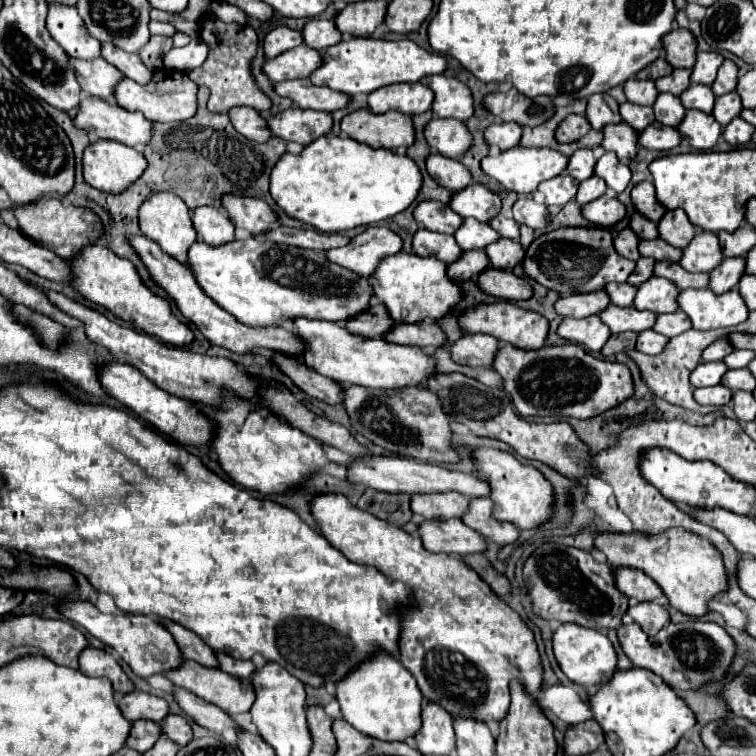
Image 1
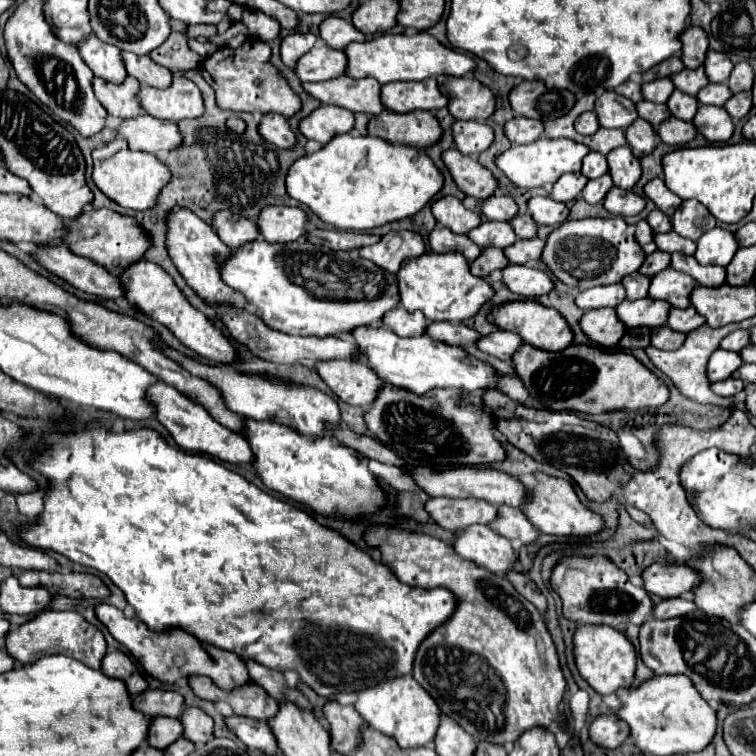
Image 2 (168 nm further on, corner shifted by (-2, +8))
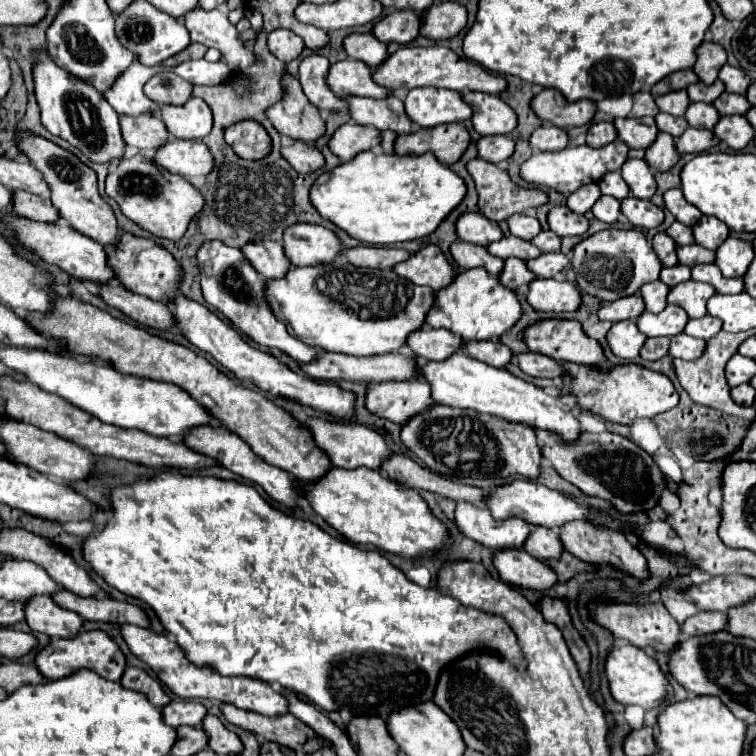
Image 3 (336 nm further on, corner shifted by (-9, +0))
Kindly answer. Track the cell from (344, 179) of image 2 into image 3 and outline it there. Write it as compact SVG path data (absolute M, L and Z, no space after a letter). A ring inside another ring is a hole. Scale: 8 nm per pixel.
M370 150L360 152L354 160L348 160L336 166L330 172L324 172L316 178L310 188L310 202L318 210L318 214L352 238L374 244L386 246L404 240L414 240L432 234L438 224L448 216L452 208L456 208L466 194L466 184L460 176L456 176L448 166L440 164L432 152L420 156L396 156L396 154L372 154Z

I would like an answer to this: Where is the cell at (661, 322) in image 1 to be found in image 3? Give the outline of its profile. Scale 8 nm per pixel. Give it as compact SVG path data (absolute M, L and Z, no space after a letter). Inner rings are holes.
M702 316L702 318L692 318L688 320L684 332L692 338L702 338L702 340L708 340L712 338L714 334L718 334L722 328L722 322L718 318L712 318L712 316Z

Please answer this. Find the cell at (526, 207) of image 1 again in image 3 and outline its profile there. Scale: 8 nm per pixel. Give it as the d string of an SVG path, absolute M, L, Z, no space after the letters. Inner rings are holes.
M556 206L548 212L548 226L560 238L580 236L588 230L588 220L582 214L572 212L568 206Z

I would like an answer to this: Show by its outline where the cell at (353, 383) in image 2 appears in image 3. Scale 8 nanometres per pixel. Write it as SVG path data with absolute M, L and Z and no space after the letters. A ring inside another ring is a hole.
M422 380L366 384L366 410L390 422L402 424L406 416L422 412L422 408L428 408L430 404L434 404L434 400L430 398L430 386Z

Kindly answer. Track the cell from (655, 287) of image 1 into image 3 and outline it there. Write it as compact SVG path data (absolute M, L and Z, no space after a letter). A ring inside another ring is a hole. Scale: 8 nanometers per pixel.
M682 282L670 288L668 304L676 304L686 310L690 318L702 318L706 314L706 300L714 294L714 288L704 282Z

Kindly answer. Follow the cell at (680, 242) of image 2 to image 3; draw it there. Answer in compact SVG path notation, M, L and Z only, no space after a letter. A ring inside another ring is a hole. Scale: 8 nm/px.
M700 244L678 246L676 256L678 256L678 262L684 264L684 266L696 266L696 264L710 264L710 262L714 262L714 252L702 248Z

